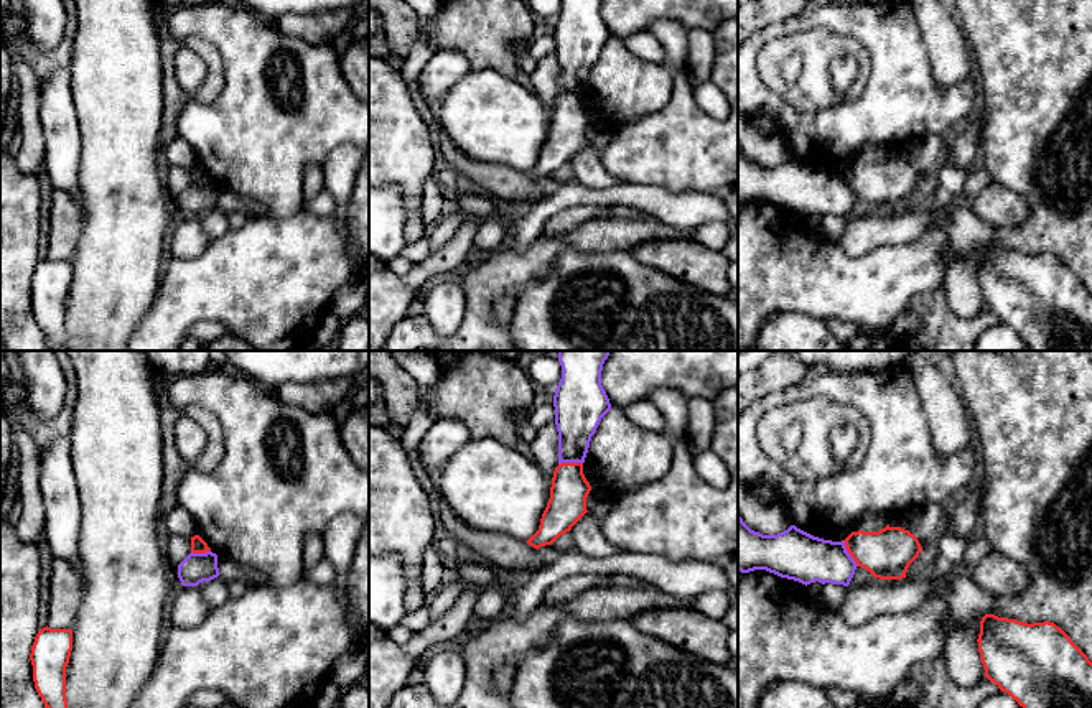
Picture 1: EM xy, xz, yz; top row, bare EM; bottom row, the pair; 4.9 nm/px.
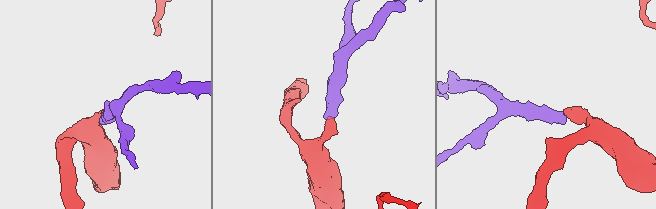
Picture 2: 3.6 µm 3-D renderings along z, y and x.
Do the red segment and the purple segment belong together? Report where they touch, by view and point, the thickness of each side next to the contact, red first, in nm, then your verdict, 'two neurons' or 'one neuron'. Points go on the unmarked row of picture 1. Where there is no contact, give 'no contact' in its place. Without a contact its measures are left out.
meets red in yz at (849, 183); 240 nm thick on the red side, 240 nm on the other; two neurons

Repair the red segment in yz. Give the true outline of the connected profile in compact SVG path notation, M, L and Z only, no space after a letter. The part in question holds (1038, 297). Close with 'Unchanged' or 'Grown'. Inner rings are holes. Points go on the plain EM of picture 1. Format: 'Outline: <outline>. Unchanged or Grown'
Outline: M985 245L977 273L985 308L1016 331L1029 351L1092 351L1092 293L1054 254L1028 255Z. Unchanged

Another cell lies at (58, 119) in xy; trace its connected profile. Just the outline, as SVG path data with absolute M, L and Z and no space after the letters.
M59 68L41 82L40 123L46 143L44 168L53 186L79 201L81 133L69 68Z

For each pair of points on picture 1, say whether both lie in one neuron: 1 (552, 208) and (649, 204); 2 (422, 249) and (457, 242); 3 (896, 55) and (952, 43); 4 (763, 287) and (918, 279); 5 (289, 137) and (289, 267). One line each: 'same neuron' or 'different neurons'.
1: same neuron
2: different neurons
3: different neurons
4: same neuron
5: different neurons

